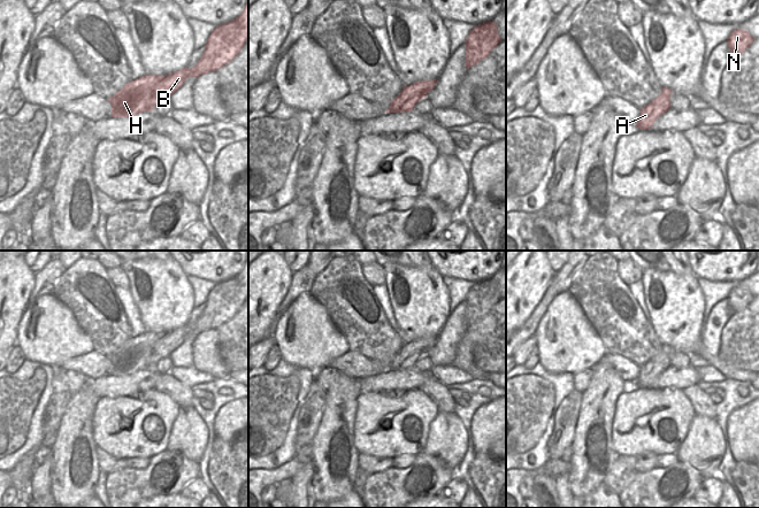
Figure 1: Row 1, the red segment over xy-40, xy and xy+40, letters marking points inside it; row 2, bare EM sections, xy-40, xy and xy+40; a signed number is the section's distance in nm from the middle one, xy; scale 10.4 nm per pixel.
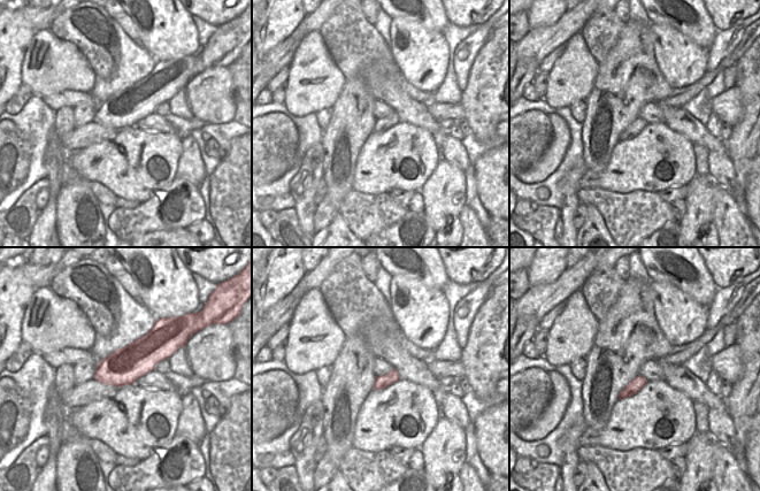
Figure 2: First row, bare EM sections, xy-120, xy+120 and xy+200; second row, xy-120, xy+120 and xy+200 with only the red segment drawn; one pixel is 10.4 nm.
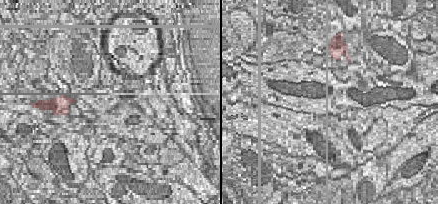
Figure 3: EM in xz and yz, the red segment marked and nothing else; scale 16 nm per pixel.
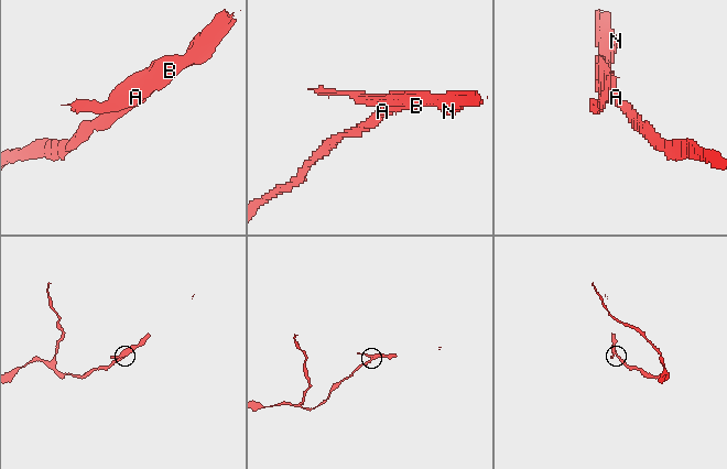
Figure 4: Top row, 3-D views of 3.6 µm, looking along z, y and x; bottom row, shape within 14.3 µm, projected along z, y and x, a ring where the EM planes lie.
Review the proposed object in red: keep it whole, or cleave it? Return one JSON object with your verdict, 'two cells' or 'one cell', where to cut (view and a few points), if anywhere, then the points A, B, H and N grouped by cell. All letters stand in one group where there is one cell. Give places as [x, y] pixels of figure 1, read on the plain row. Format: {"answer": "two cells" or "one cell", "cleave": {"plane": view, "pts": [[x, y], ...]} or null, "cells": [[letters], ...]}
{"answer": "two cells", "cleave": {"plane": "xy+40", "pts": [[652, 359], [657, 363], [654, 368], [661, 371]]}, "cells": [["A"], ["B", "H", "N"]]}

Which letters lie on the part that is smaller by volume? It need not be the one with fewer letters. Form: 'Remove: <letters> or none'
Remove: B, H, N

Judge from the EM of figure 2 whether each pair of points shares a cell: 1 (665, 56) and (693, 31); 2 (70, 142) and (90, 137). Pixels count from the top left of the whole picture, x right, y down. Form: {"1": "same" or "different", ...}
{"1": "different", "2": "same"}

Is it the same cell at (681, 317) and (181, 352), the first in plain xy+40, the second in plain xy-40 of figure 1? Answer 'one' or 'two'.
two

